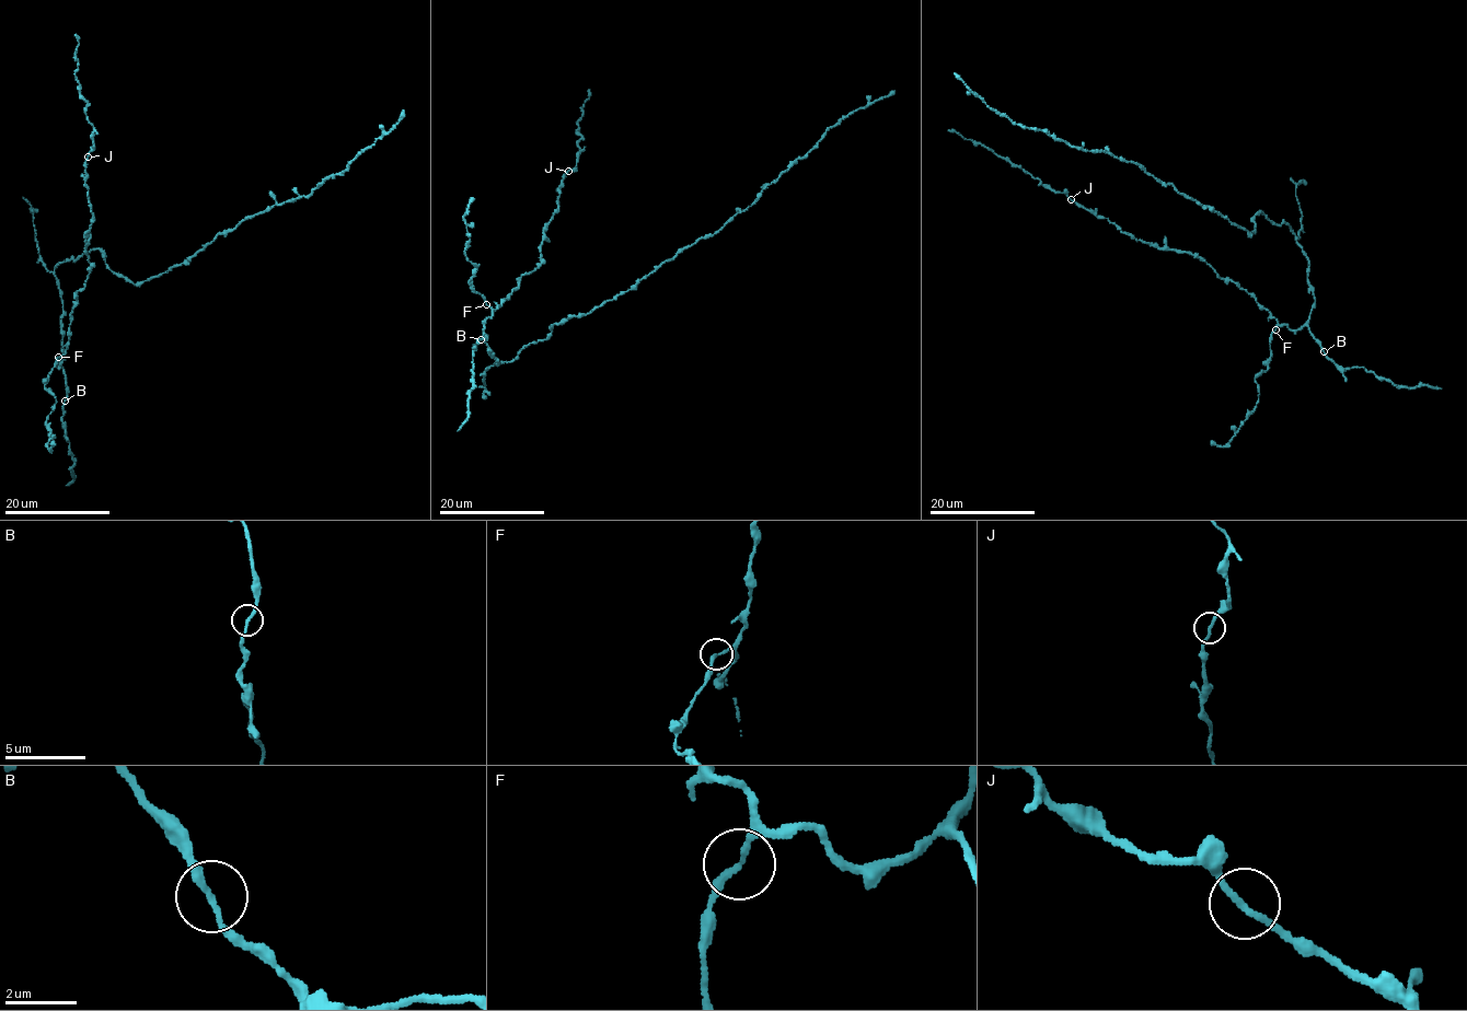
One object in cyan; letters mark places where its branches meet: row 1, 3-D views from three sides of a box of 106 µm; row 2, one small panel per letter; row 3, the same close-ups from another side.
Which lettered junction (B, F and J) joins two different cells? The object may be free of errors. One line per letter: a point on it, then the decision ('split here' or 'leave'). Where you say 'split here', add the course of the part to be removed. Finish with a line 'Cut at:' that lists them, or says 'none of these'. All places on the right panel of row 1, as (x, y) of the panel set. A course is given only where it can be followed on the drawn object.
B: (1324, 351) | leave
F: (1275, 329) | leave
J: (1071, 199) | leave
Cut at: none of these

